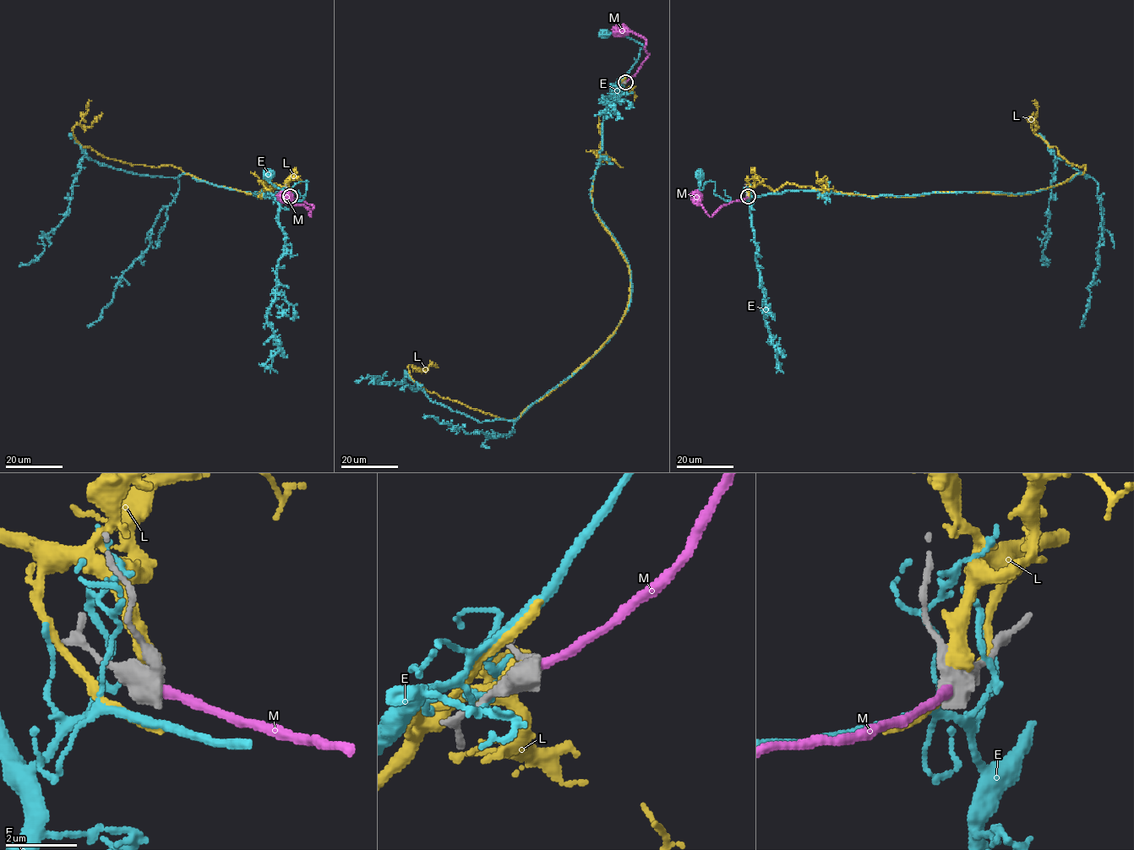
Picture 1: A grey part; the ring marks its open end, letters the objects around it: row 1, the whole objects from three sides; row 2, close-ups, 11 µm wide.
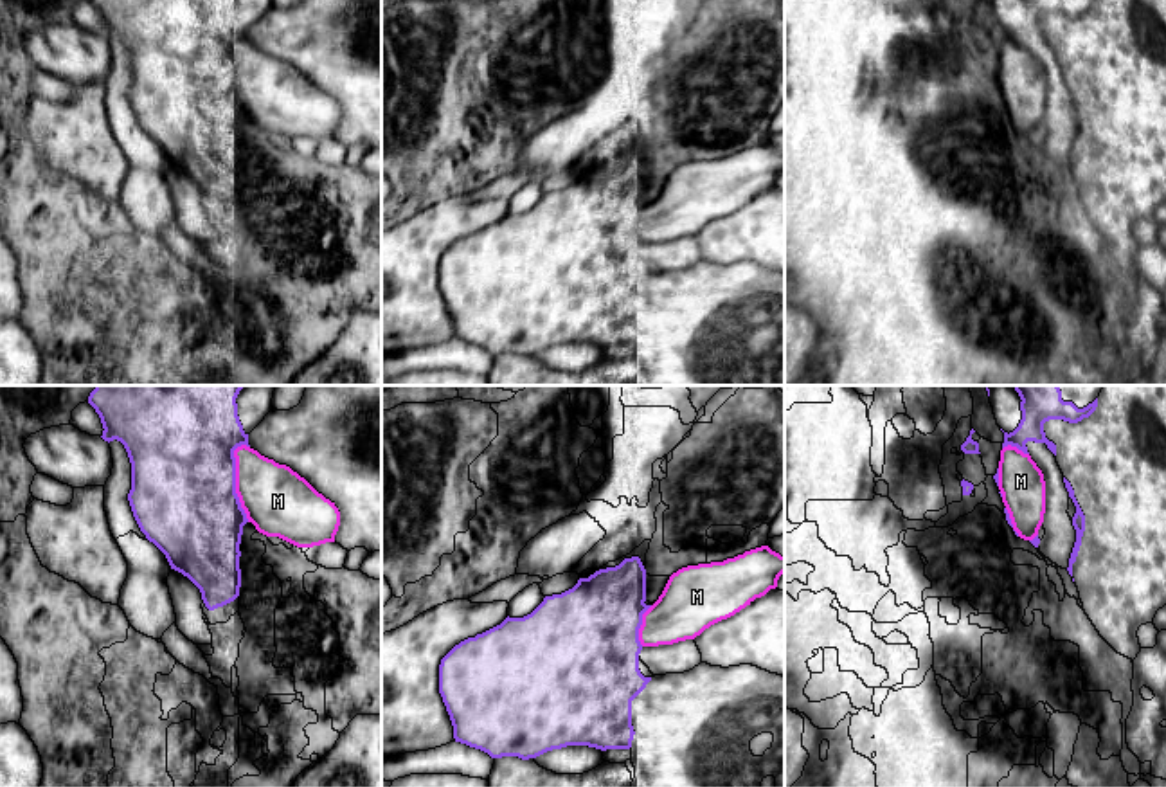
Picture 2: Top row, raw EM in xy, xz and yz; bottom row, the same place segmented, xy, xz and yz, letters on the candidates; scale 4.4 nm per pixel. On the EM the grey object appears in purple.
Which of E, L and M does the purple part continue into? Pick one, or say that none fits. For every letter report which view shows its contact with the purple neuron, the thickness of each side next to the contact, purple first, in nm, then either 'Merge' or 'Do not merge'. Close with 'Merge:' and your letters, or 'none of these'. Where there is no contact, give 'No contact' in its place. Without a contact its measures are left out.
E: No contact. Do not merge
L: No contact. Do not merge
M: Touches purple in xy. Thickness 460 nm (purple) against 300 nm. Do not merge
Merge: none of these

